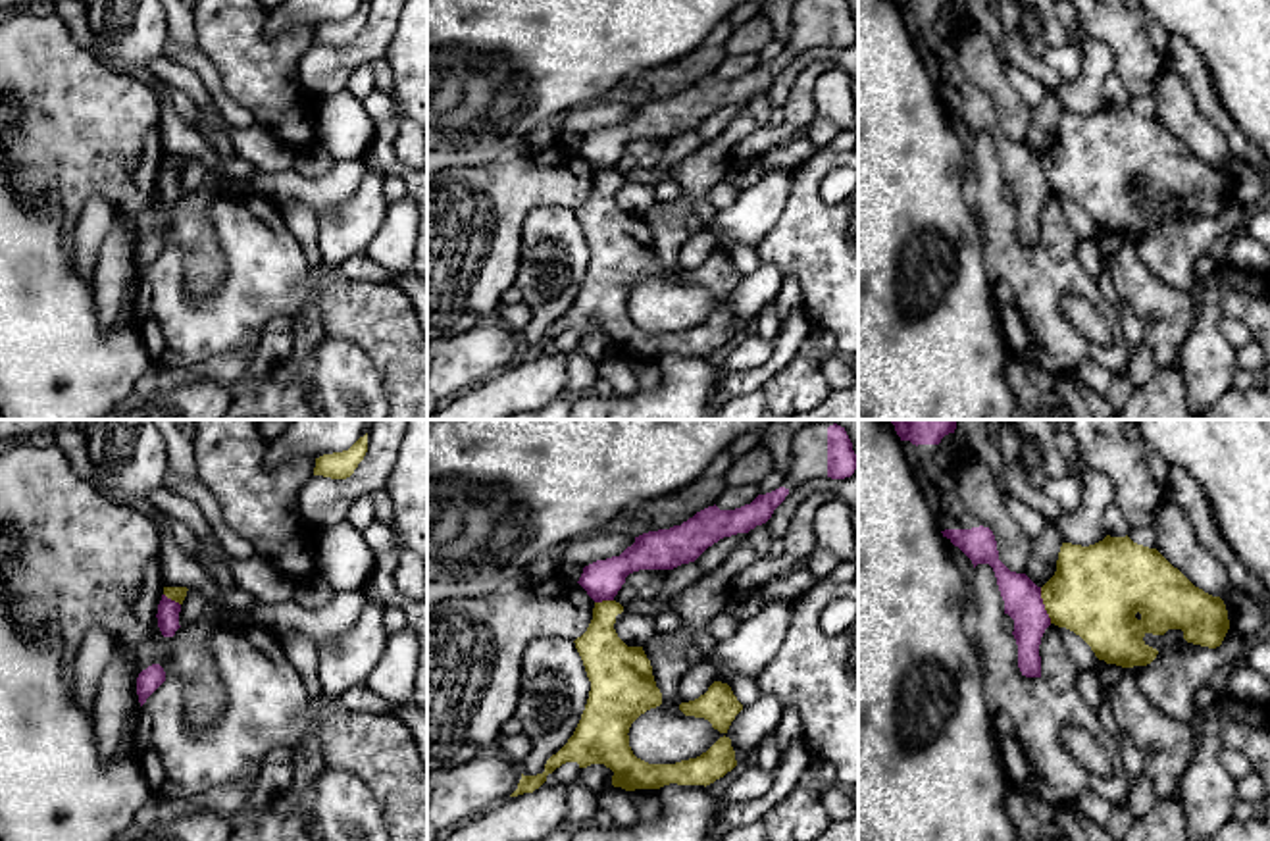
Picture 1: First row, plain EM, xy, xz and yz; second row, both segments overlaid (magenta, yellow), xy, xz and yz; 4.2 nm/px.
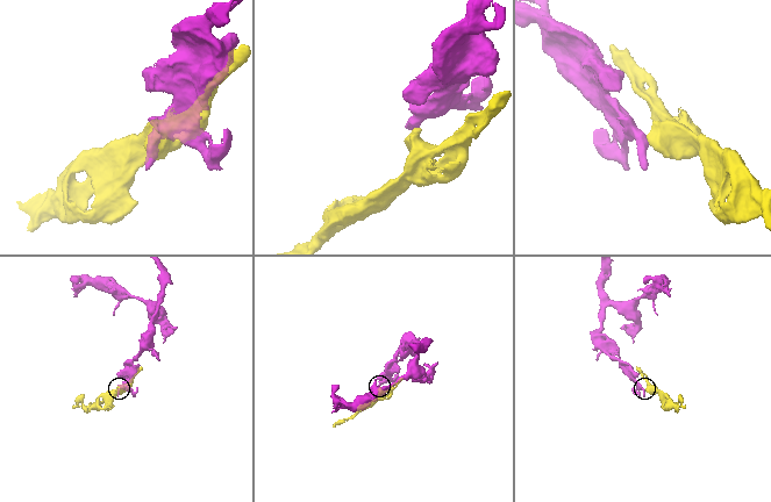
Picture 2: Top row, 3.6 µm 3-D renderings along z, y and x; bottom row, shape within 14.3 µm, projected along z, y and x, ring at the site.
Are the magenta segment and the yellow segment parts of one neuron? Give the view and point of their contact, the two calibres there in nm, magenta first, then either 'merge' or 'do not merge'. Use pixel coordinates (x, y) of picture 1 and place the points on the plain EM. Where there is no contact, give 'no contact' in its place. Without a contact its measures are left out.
yz (1043, 174) | 160/380 nm | do not merge

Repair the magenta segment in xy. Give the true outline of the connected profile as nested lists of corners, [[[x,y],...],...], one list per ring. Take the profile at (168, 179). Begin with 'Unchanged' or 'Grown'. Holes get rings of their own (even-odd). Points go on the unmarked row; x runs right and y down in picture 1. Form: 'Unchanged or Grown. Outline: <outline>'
Unchanged. Outline: [[[162,164],[156,187],[164,206],[173,206],[175,200],[181,196],[179,181],[181,181],[181,173]]]

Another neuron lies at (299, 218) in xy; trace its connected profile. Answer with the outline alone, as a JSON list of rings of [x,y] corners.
[[[289,198],[279,204],[287,229],[304,250],[312,277],[325,266],[318,246],[319,223],[316,214],[300,200]]]

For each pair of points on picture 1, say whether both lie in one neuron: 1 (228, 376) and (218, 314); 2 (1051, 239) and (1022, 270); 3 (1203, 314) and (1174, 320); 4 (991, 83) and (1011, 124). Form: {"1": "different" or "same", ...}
{"1": "different", "2": "different", "3": "different", "4": "same"}

